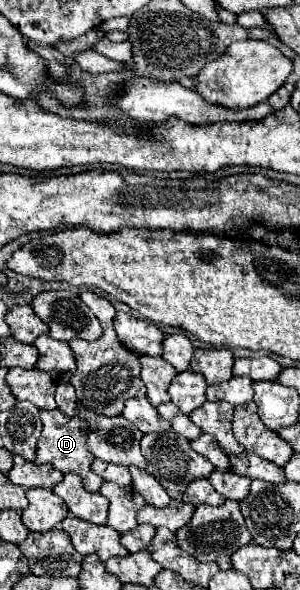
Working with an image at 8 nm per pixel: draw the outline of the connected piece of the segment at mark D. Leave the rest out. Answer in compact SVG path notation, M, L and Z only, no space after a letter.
M55 409L55 411L41 411L41 423L43 423L43 433L41 439L37 441L35 463L37 465L51 463L61 473L77 473L83 479L85 489L97 493L103 485L103 479L91 471L93 455L87 449L87 421L79 417L67 417L59 409Z

